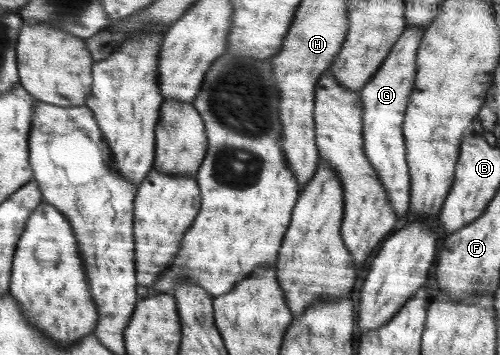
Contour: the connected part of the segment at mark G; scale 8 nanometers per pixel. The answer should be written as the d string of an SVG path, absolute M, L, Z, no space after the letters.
M422 26L406 27L406 35L398 38L390 50L389 57L370 81L360 90L362 96L362 113L366 115L366 154L370 163L378 167L377 172L385 185L393 208L400 216L409 215L409 199L412 197L412 176L408 172L406 143L403 135L405 111L414 89L417 77L417 53L421 47Z

